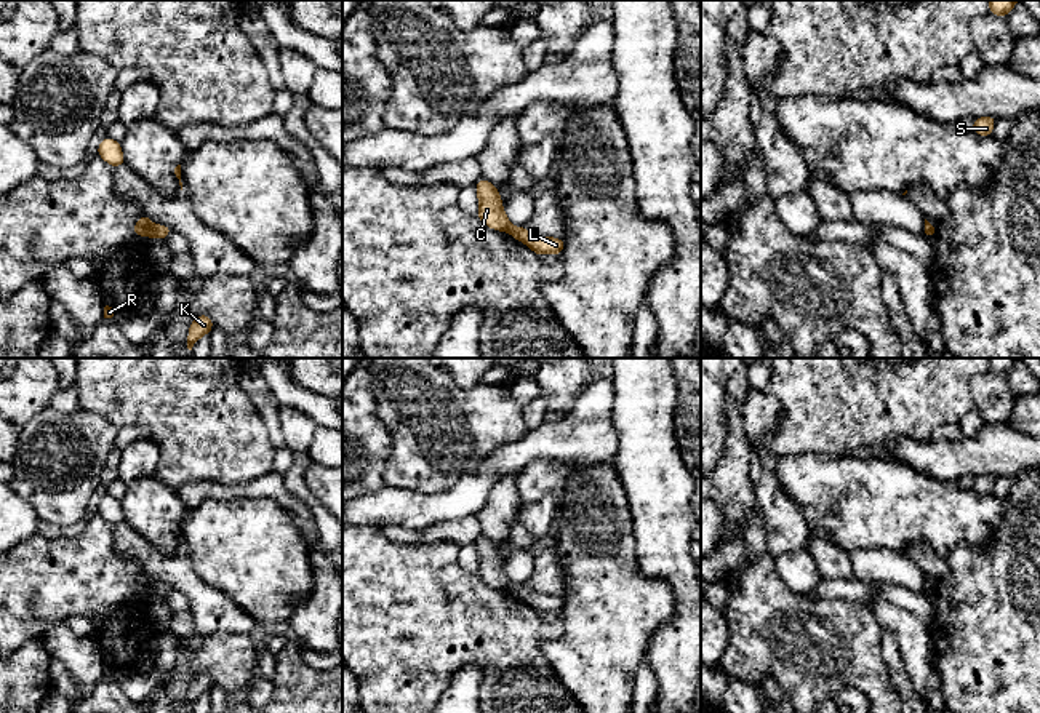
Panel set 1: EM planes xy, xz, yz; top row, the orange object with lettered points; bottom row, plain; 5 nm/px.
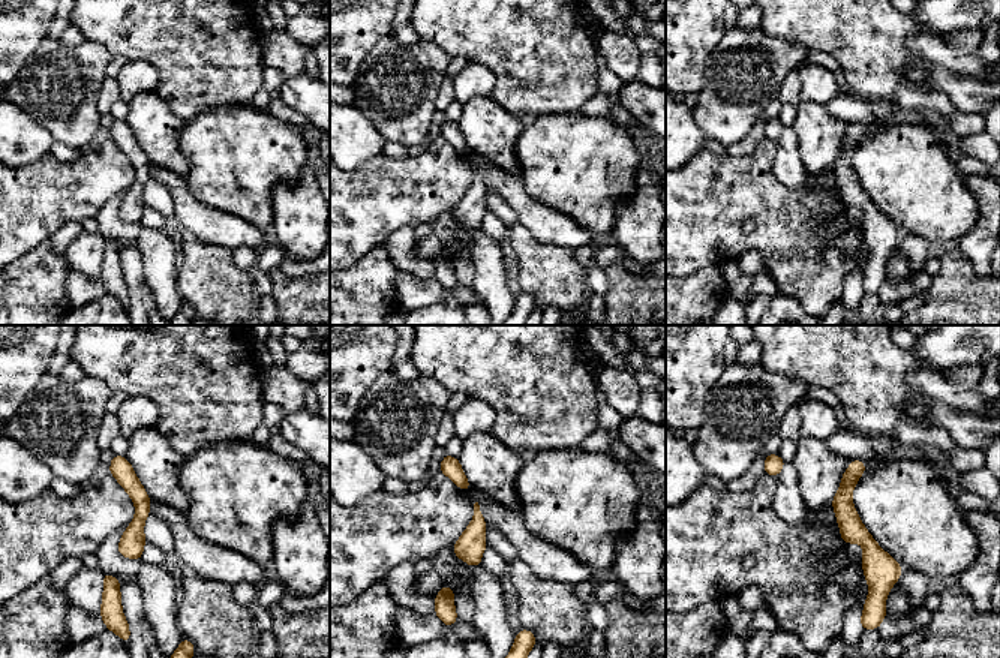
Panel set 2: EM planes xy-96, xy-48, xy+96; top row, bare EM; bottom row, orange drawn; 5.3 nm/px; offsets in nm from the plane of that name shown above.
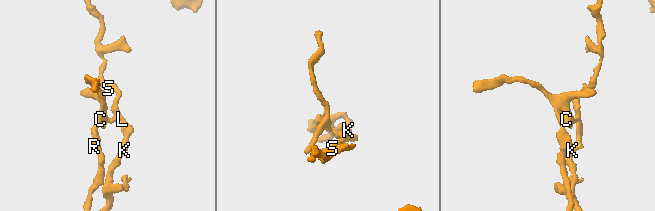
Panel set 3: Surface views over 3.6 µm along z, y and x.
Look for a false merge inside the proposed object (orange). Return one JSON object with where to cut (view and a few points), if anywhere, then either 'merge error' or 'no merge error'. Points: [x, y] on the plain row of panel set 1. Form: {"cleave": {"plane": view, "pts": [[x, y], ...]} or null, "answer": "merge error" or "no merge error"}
{"cleave": {"plane": "xy", "pts": [[154, 582], [151, 593]]}, "answer": "merge error"}

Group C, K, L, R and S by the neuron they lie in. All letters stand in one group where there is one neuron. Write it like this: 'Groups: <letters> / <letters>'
Groups: C R / K L S

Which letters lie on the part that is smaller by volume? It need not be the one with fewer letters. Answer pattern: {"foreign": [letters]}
{"foreign": ["C", "R"]}

